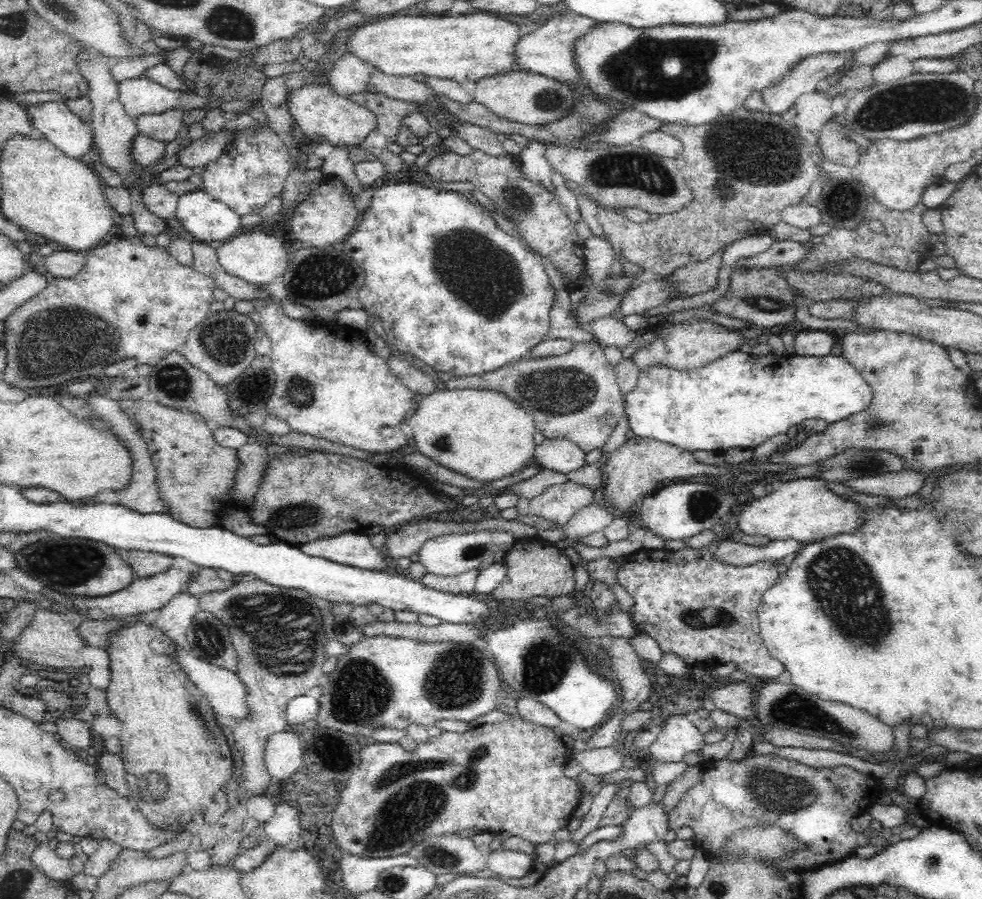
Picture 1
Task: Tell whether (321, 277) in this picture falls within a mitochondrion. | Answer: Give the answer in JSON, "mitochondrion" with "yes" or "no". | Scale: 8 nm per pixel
{"mitochondrion":"yes"}

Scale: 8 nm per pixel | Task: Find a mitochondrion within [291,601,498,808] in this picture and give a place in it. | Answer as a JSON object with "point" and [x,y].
{"point":[458,679]}

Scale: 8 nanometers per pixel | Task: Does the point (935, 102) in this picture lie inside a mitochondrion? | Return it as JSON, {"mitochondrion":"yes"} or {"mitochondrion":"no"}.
{"mitochondrion":"yes"}

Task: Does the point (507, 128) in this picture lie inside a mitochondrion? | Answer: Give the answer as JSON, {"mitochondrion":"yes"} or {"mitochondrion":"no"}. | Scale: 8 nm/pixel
{"mitochondrion":"no"}

